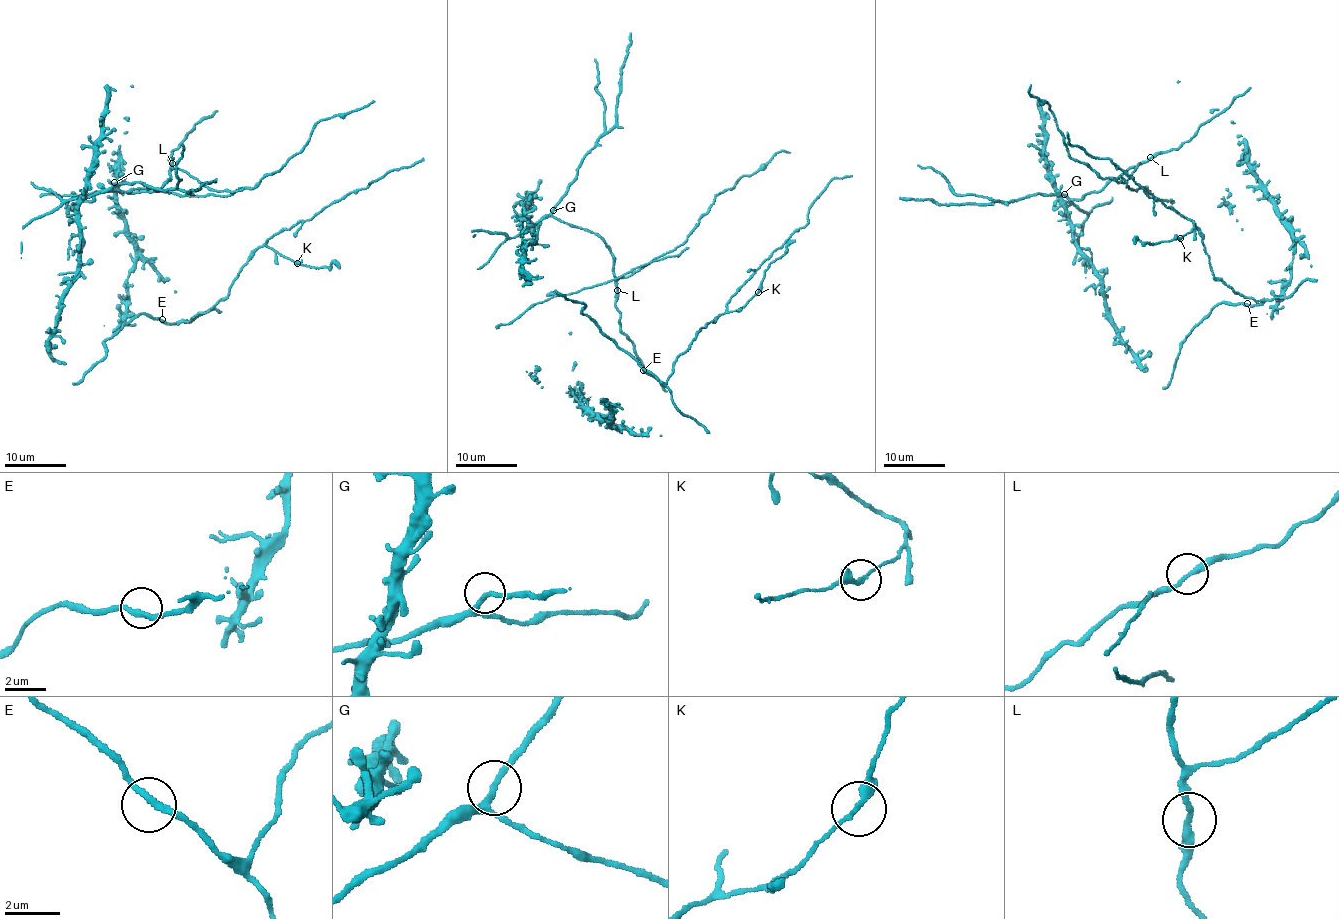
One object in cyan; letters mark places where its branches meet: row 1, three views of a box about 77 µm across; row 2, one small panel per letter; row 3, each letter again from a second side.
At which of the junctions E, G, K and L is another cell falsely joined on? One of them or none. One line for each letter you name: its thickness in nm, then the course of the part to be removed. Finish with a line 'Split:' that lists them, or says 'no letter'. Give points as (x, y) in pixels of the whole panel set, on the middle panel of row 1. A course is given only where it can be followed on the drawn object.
Split: no letter

